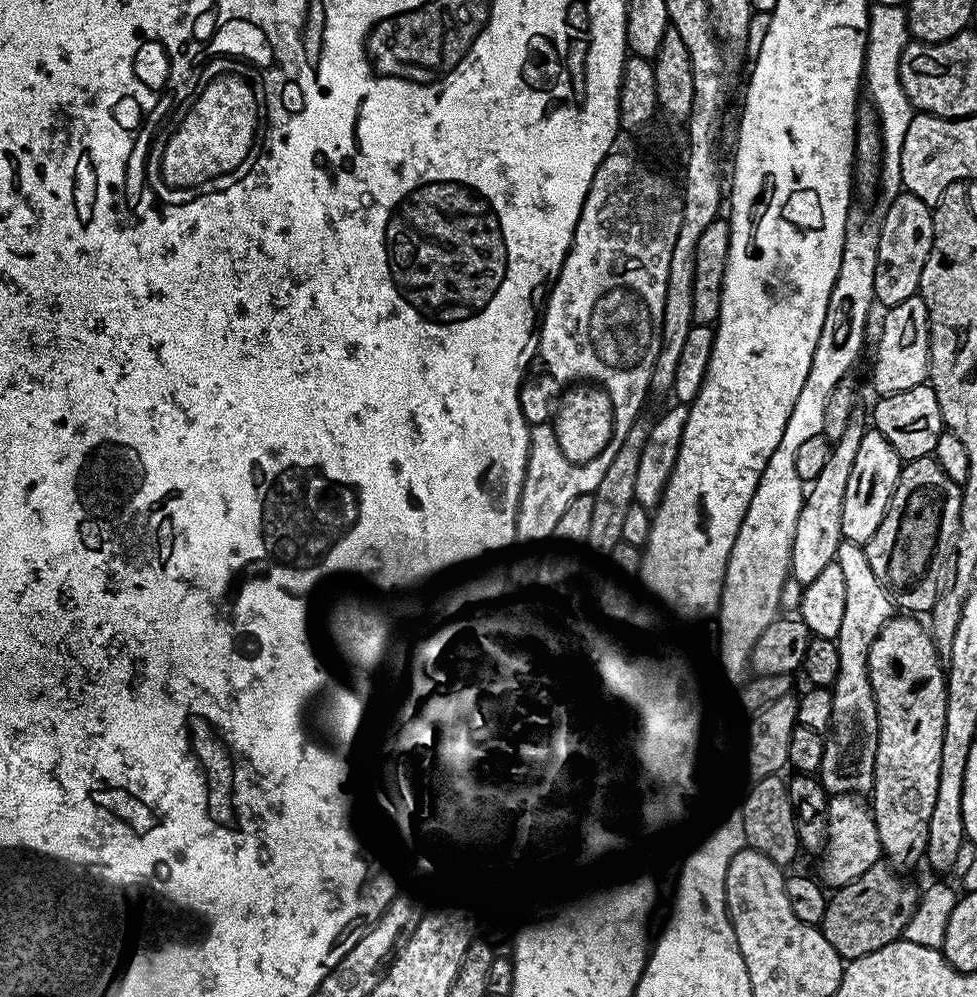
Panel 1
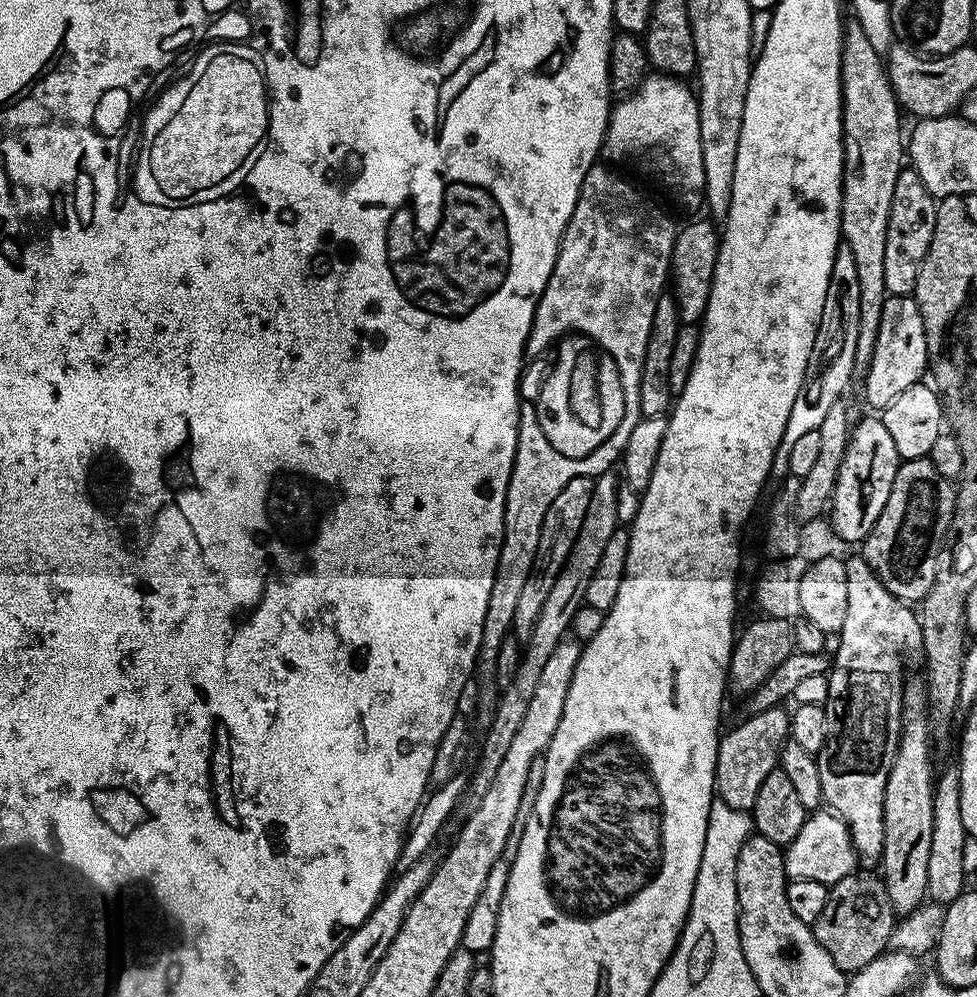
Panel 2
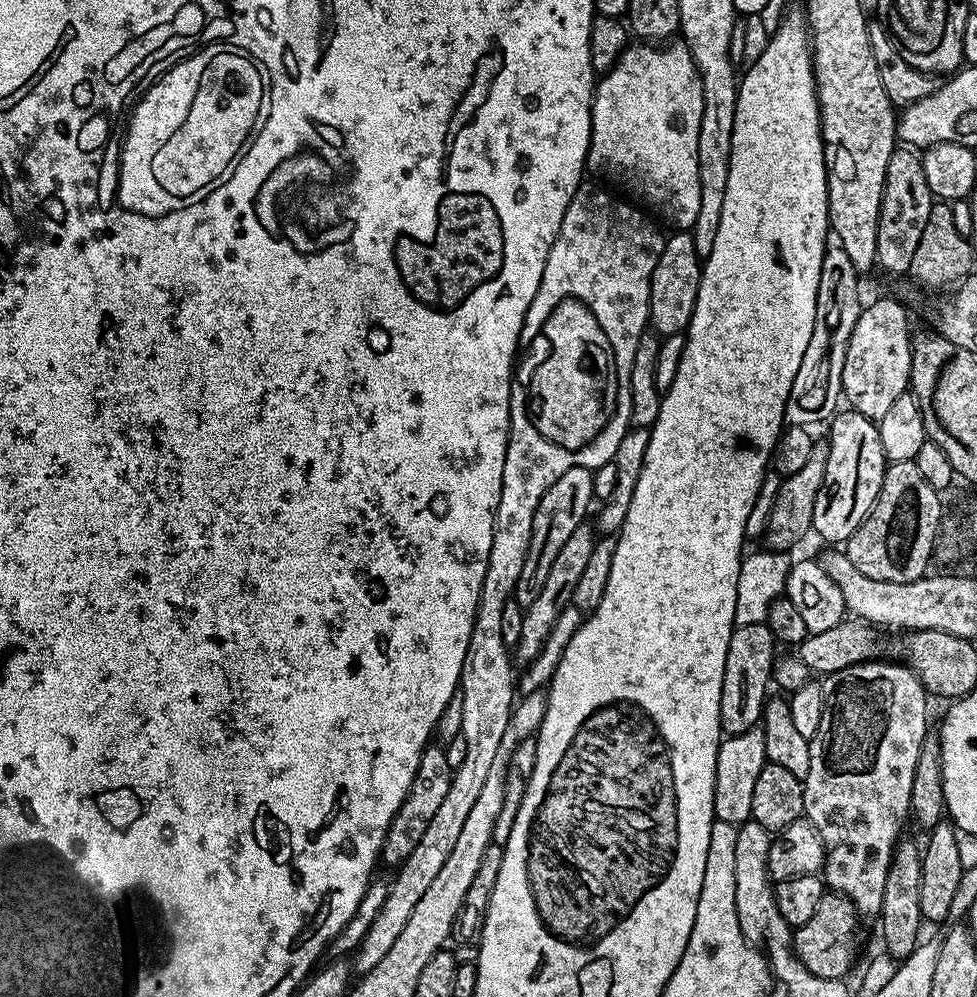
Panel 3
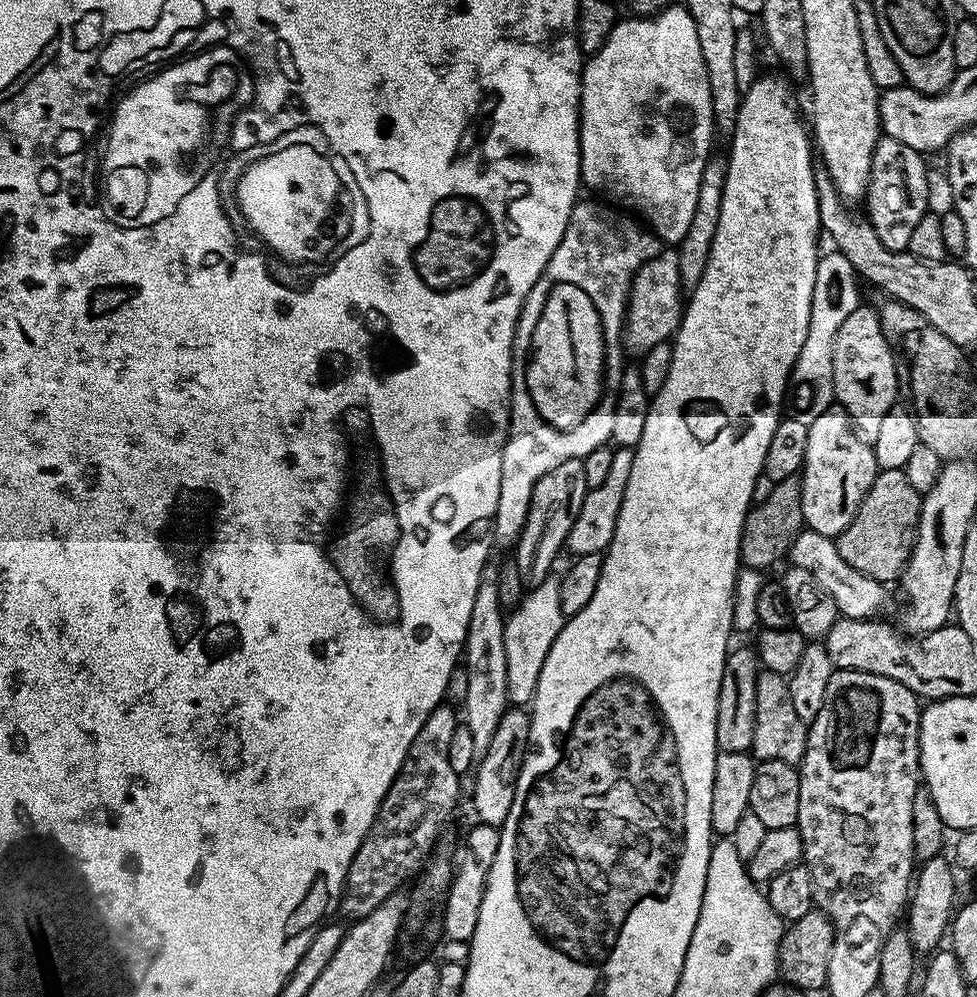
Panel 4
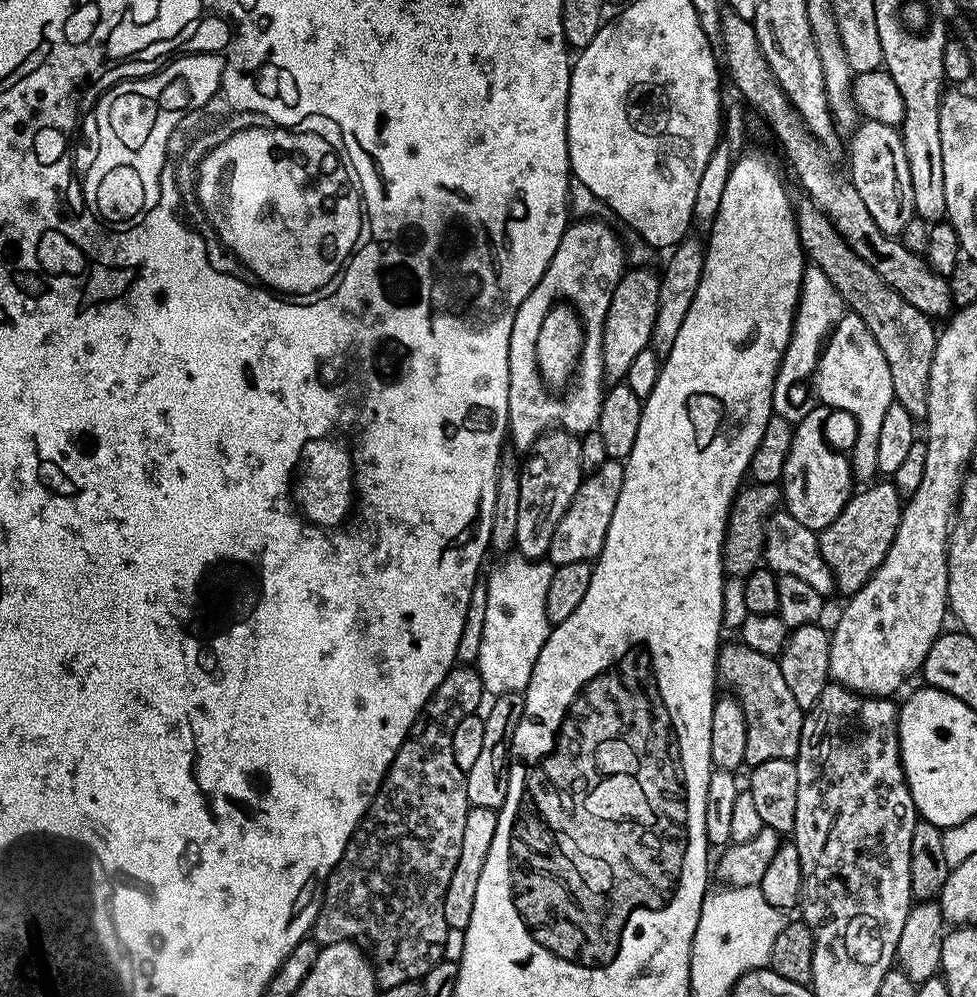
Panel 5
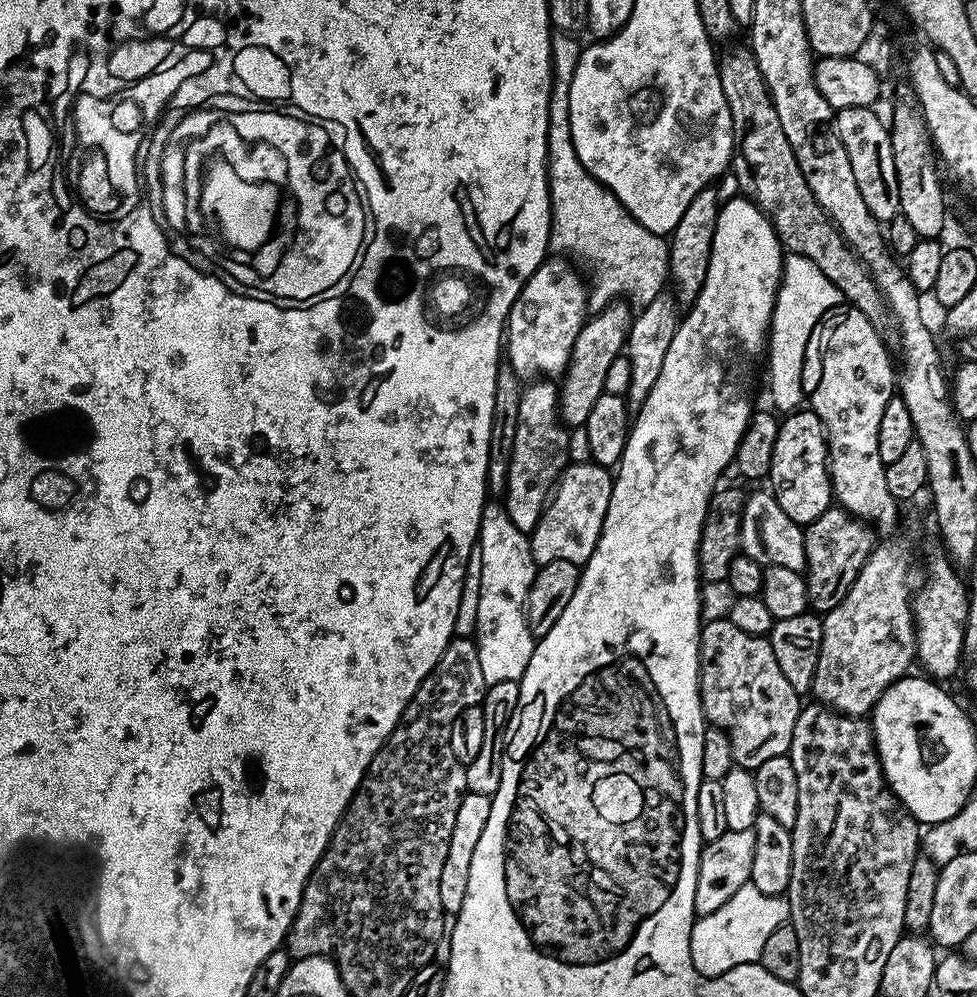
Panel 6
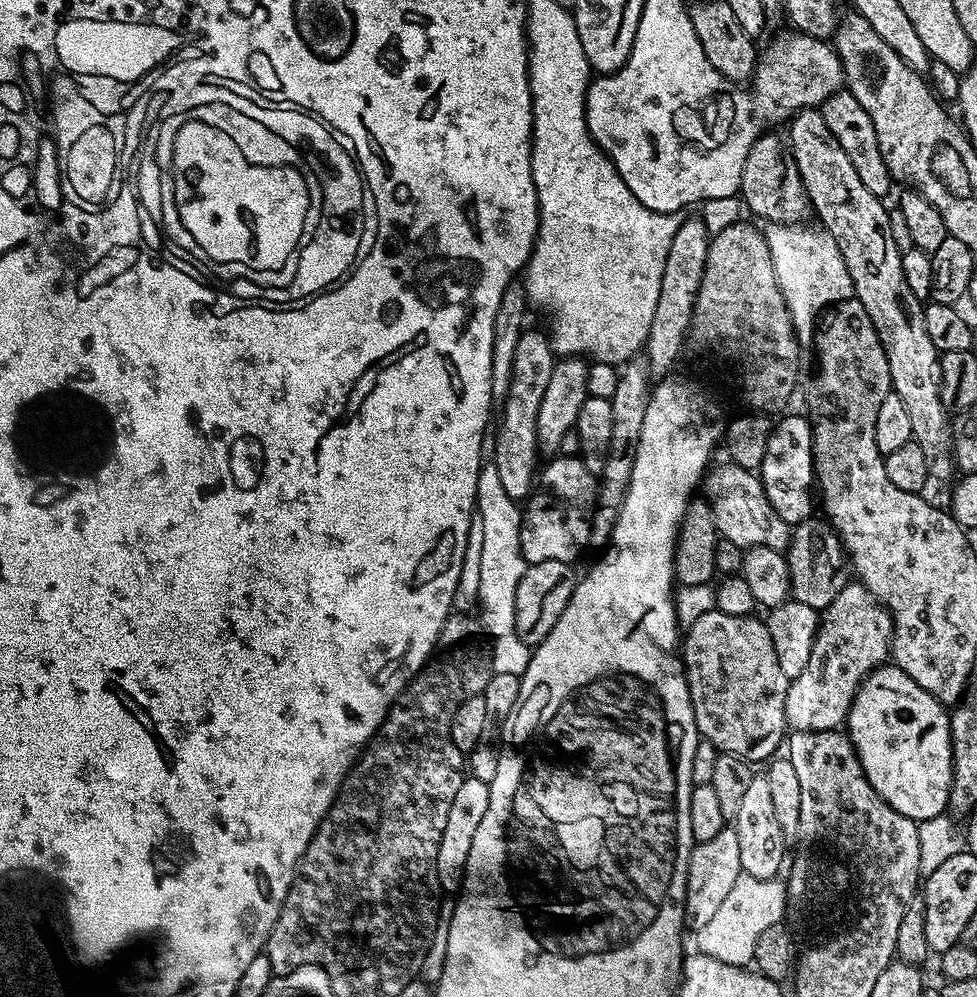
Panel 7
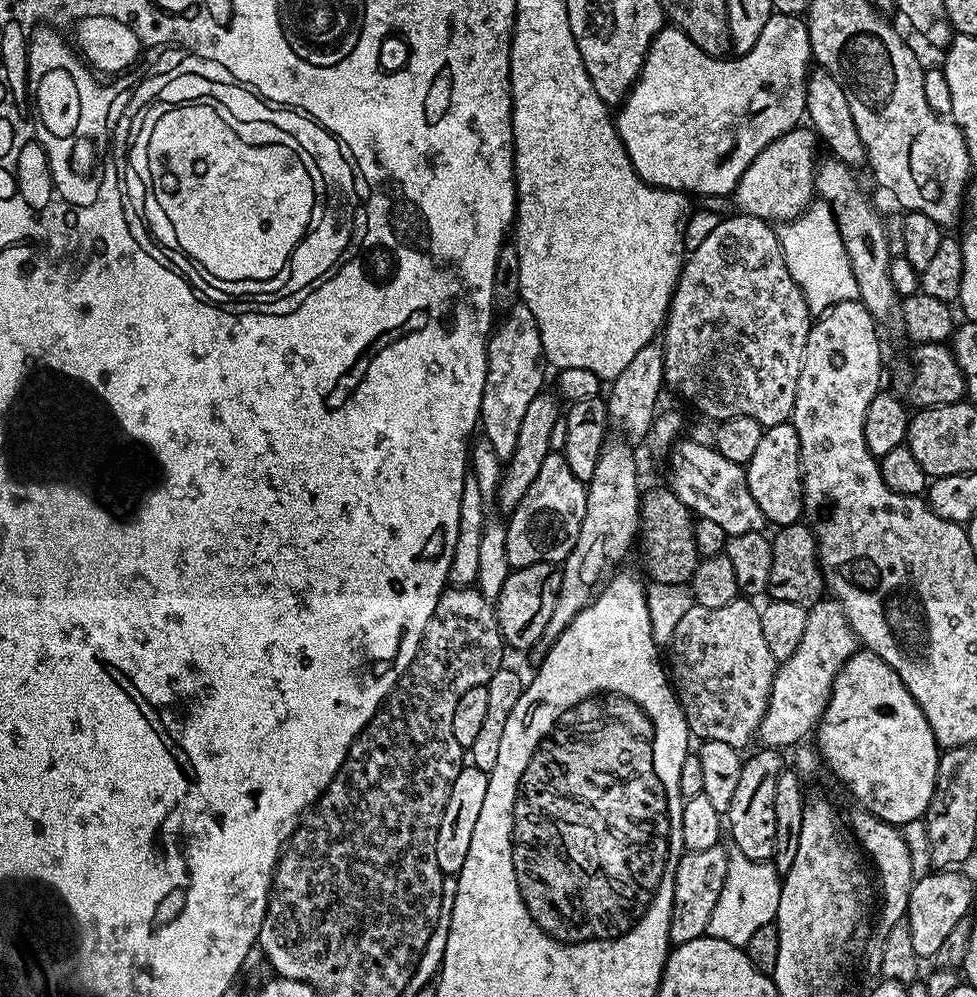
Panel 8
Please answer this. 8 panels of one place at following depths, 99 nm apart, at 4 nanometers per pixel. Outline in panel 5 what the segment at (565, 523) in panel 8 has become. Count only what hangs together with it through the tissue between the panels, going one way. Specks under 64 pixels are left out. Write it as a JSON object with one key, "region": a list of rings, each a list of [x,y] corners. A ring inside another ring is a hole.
{"region":[[[605,459],[603,463],[597,466],[593,476],[592,473],[585,475],[580,481],[576,497],[572,499],[554,530],[554,538],[548,547],[547,559],[556,566],[595,561],[604,548],[606,530],[610,526],[610,518],[614,514],[614,506],[622,490],[625,465],[619,460],[609,459]]]}

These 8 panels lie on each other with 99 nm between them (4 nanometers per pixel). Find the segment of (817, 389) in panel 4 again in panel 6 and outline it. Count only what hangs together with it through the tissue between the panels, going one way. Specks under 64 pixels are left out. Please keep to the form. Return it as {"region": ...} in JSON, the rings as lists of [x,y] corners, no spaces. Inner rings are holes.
{"region":[[[788,254],[784,257],[784,275],[780,277],[780,289],[776,292],[776,306],[772,311],[772,327],[766,345],[766,361],[768,360],[768,392],[772,395],[772,404],[780,414],[791,414],[805,403],[806,388],[804,392],[804,359],[808,356],[808,343],[812,340],[812,331],[816,323],[827,314],[831,308],[842,304],[842,297],[838,286],[830,282],[826,276],[806,256]]]}

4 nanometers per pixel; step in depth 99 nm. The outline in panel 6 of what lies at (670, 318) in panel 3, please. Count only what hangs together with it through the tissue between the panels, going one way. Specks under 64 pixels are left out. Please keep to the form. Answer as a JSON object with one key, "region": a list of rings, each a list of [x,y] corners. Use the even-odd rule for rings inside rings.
{"region":[[[613,302],[603,305],[596,317],[585,319],[580,325],[580,332],[576,339],[572,341],[572,356],[569,358],[568,367],[563,373],[561,383],[558,388],[558,405],[560,408],[560,418],[565,425],[572,430],[583,429],[586,418],[590,418],[590,410],[594,407],[594,402],[604,391],[606,373],[610,371],[610,366],[625,351],[628,342],[628,331],[632,329],[633,313],[627,312],[623,308],[625,305],[620,302]]]}

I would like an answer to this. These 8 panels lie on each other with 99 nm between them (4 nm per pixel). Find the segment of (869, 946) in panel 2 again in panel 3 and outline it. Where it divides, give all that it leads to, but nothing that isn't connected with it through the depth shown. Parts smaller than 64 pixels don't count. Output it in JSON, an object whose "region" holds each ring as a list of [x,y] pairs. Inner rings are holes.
{"region":[[[825,891],[818,901],[814,915],[802,926],[795,929],[792,947],[796,949],[796,957],[818,978],[844,980],[856,960],[856,931],[860,928],[862,917],[856,907],[841,892]]]}

